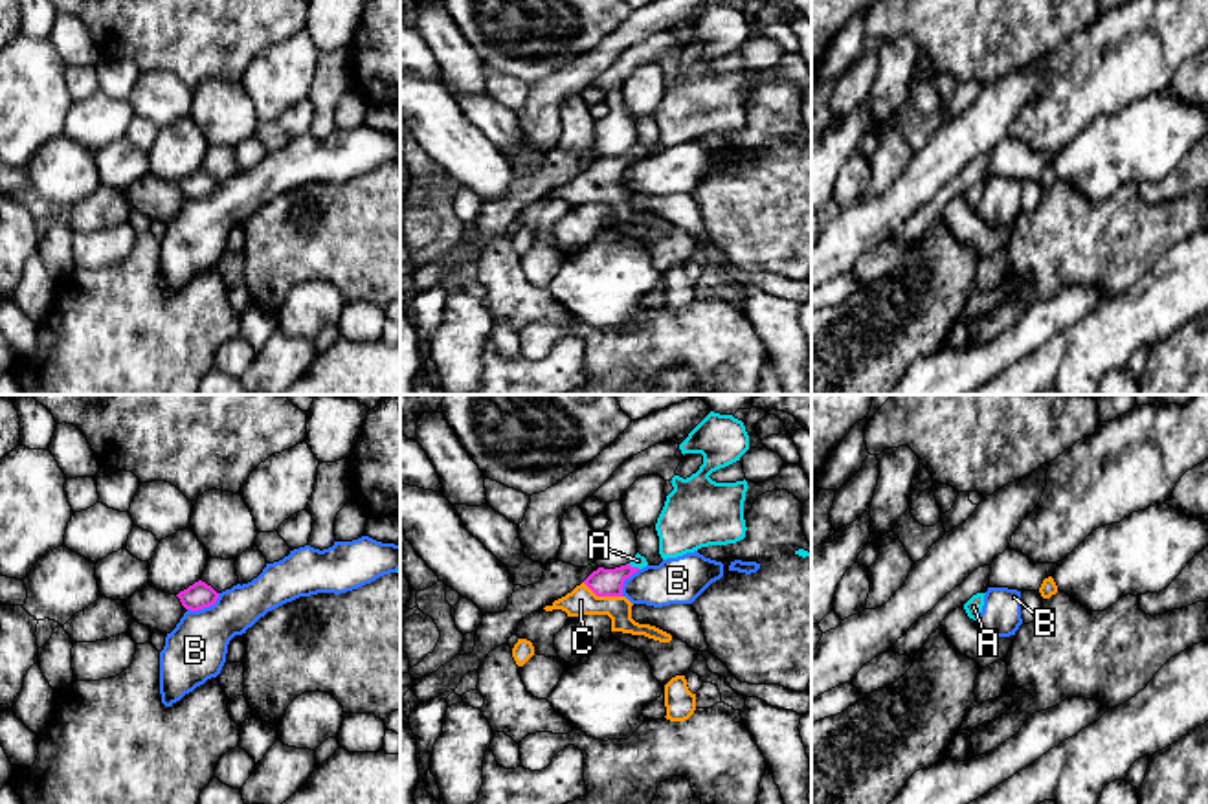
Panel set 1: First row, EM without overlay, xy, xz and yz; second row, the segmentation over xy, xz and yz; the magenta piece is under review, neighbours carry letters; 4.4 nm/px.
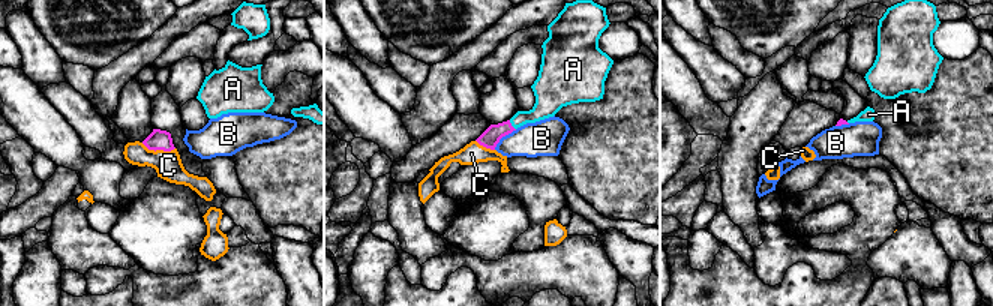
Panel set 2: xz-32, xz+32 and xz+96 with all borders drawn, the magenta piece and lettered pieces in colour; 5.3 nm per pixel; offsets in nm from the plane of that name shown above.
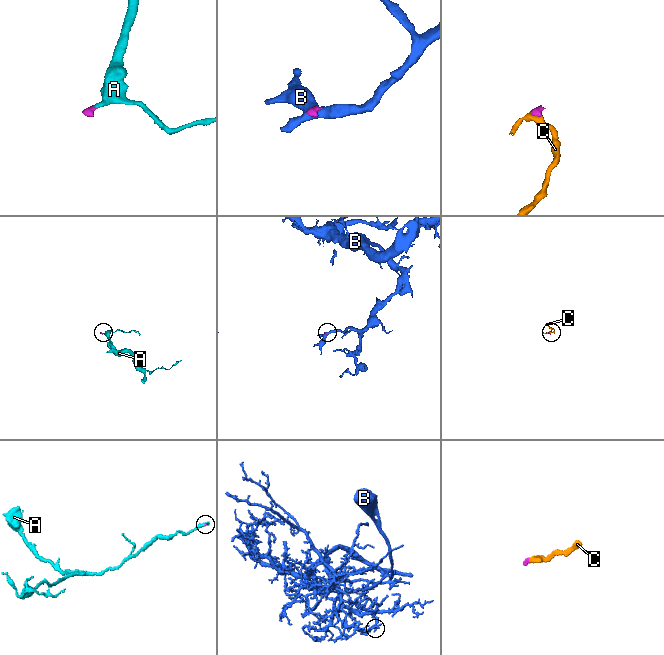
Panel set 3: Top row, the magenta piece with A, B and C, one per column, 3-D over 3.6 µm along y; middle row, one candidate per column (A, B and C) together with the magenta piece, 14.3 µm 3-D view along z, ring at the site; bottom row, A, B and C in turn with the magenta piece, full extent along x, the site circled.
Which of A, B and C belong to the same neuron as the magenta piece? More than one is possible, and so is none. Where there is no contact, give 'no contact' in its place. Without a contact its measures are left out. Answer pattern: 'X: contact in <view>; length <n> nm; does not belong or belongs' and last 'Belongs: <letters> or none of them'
A: contact in xz; length 60 nm; belongs
B: contact in xy; length 160 nm; does not belong
C: contact in xz; length 190 nm; belongs
Belongs: A, C

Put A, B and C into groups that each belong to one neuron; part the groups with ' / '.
A C / B

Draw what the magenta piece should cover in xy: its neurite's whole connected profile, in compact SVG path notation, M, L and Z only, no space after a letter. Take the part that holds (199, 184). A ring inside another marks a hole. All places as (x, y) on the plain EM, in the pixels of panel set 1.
M198 169L187 178L180 180L176 185L185 198L198 200L213 195L218 187L218 182L206 171Z

